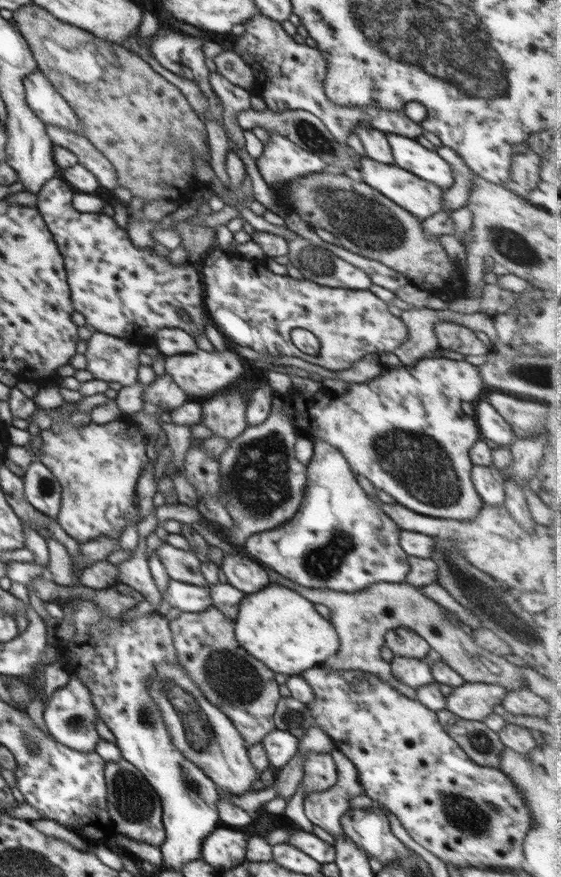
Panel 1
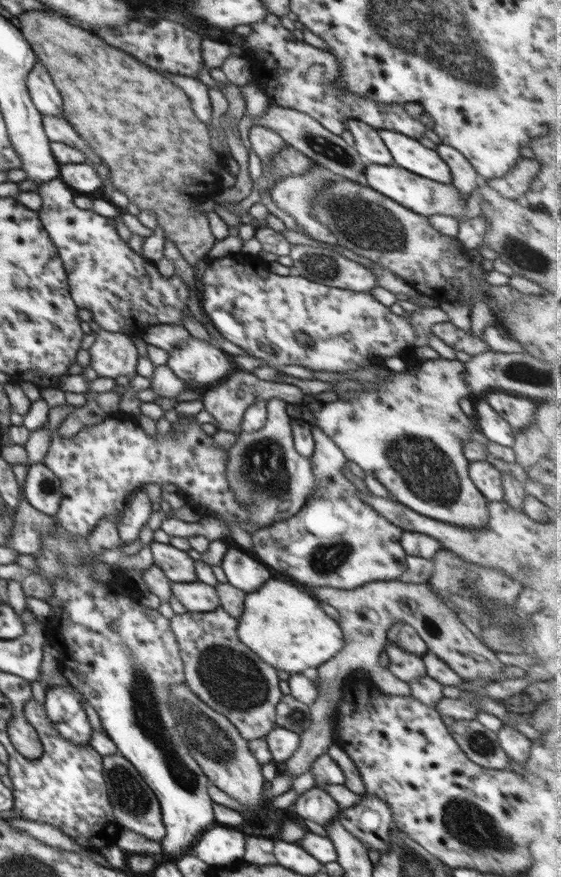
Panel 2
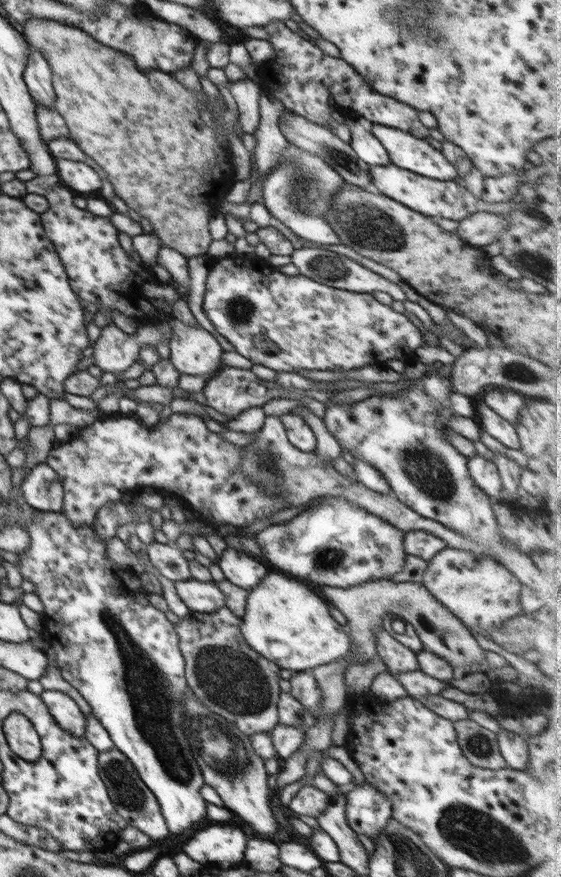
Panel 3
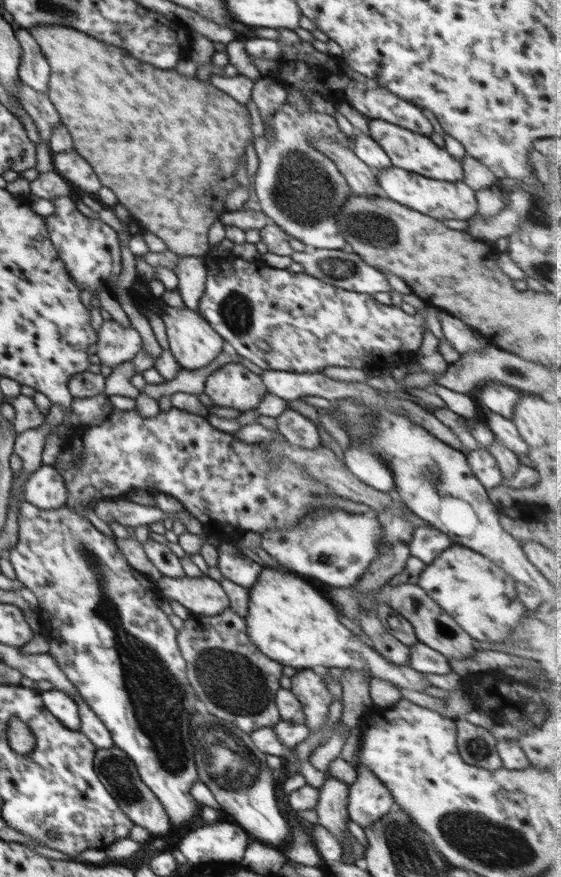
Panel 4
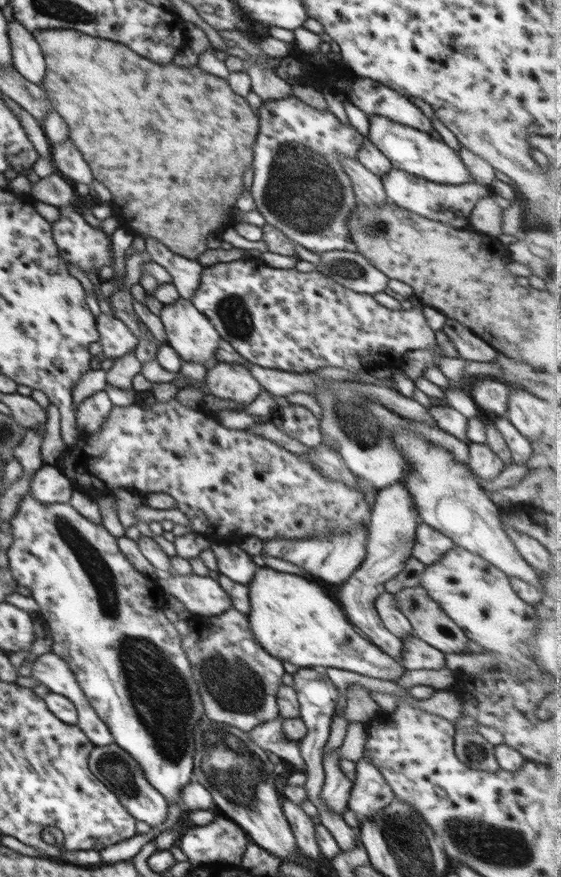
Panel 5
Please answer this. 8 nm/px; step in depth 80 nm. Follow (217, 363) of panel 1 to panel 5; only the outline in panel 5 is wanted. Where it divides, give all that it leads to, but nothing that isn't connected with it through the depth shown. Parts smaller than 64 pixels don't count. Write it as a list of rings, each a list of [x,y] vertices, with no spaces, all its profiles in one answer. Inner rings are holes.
[[[179,297],[174,304],[164,304],[160,319],[162,319],[168,337],[166,344],[170,345],[180,355],[183,362],[206,364],[214,358],[221,338],[208,318],[204,317],[204,314],[198,311],[192,302]]]

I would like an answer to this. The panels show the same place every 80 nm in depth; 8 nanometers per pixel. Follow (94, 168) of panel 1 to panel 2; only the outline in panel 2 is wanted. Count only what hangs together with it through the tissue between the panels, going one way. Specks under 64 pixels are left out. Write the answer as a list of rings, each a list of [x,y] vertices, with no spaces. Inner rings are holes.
[[[43,116],[42,122],[48,140],[64,142],[72,148],[81,150],[85,154],[88,164],[92,164],[96,168],[100,178],[108,180],[108,176],[110,176],[108,166],[104,166],[104,162],[100,162],[100,156],[96,156],[96,152],[86,144],[86,141],[72,128],[72,125],[64,117]]]

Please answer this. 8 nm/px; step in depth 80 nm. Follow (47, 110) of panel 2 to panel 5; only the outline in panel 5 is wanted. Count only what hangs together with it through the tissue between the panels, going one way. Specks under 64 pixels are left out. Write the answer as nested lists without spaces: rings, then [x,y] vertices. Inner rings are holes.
[[[15,18],[8,22],[13,67],[26,80],[42,87],[46,76],[47,64],[44,53],[32,33]]]

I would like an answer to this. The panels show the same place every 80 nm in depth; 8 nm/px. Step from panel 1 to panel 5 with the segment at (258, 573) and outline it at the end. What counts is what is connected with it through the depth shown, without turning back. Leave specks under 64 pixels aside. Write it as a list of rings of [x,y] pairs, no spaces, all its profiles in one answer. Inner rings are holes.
[[[214,544],[212,550],[217,558],[219,573],[234,582],[248,585],[256,572],[252,556],[234,544]]]

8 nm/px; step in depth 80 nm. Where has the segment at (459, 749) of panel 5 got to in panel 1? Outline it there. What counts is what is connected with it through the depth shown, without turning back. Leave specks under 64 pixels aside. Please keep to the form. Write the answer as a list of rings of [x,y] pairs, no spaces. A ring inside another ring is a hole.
[[[448,709],[435,711],[435,713],[446,734],[449,734],[461,746],[470,760],[480,766],[497,768],[501,761],[502,751],[505,749],[498,732],[492,731],[482,721],[466,720]]]

